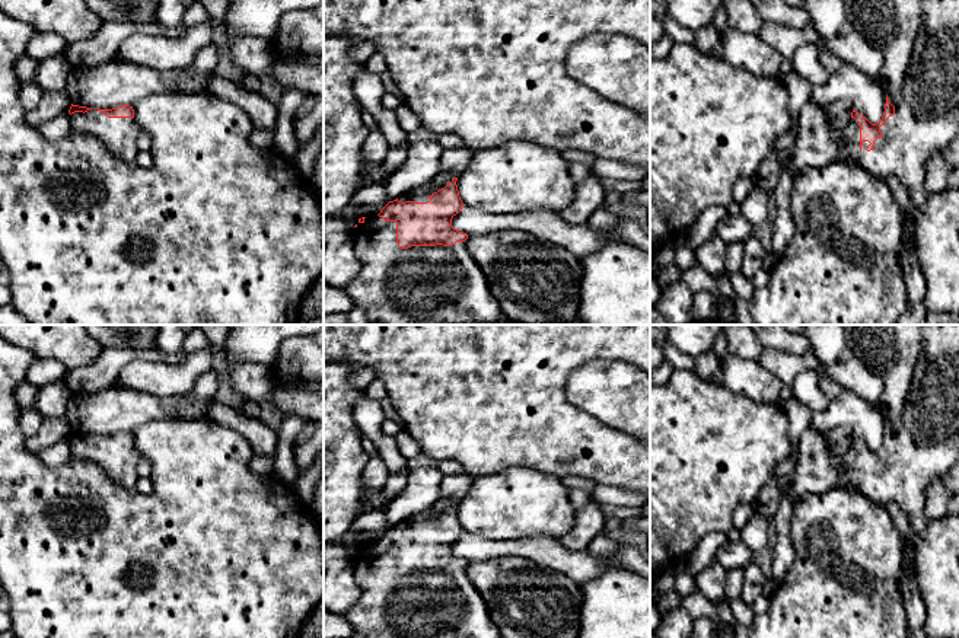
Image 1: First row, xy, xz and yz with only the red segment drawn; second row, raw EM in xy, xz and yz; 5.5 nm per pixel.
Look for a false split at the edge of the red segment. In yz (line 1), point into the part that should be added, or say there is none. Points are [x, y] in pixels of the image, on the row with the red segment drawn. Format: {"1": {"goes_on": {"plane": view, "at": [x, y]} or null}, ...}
{"1": {"goes_on": {"plane": "yz", "at": [927, 118]}}}

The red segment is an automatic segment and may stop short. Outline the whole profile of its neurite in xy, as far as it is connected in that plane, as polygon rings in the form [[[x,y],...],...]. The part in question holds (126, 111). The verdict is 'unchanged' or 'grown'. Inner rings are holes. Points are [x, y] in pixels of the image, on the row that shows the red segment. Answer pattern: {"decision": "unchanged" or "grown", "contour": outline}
{"decision": "grown", "contour": [[[73,105],[68,109],[71,130],[90,134],[120,159],[134,163],[138,154],[137,137],[141,133],[134,119],[134,109],[122,105],[112,109]]]}

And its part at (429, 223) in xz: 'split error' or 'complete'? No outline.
split error

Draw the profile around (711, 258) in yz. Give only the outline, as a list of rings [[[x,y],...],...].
[[[714,232],[708,239],[705,248],[700,251],[697,255],[700,265],[711,277],[727,272],[726,271],[726,246],[727,243]]]

